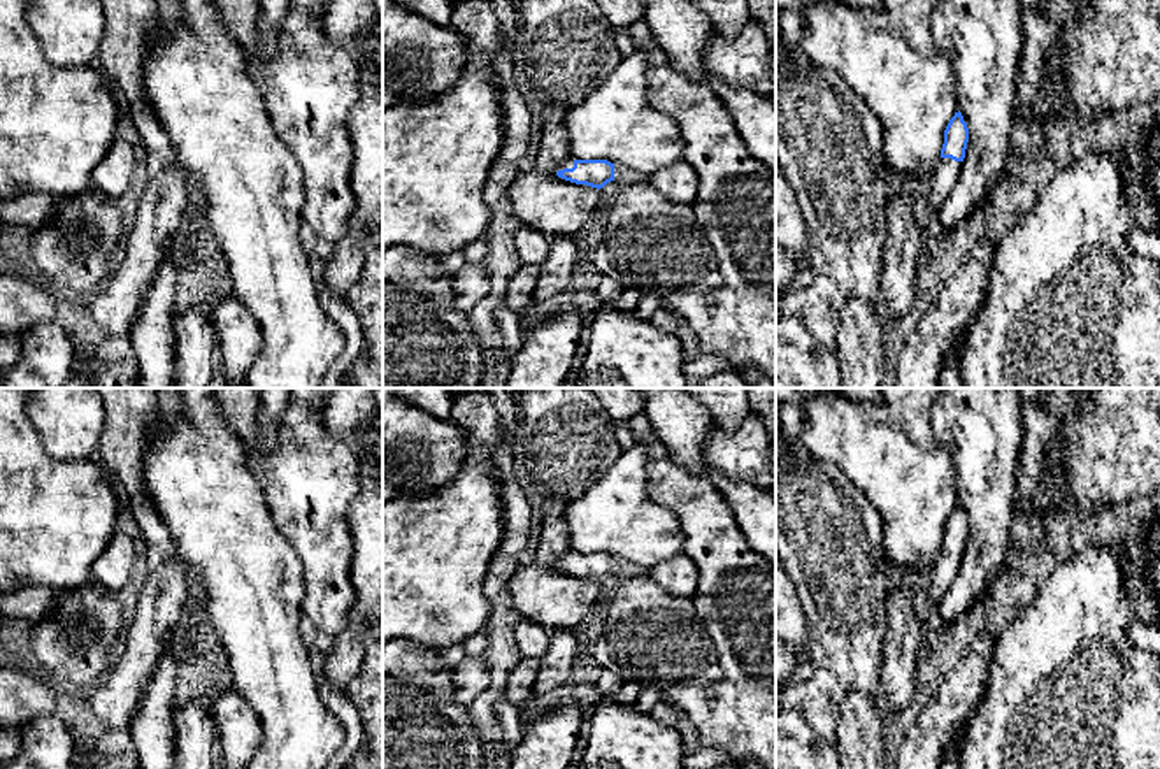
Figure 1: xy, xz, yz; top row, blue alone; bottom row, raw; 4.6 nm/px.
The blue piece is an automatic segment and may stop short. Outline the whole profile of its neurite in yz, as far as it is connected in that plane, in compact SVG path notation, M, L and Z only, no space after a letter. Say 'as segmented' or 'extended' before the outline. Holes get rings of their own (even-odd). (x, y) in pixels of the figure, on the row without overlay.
extended; M958 504L949 513L944 523L941 551L935 557L932 567L928 569L930 576L928 593L935 609L958 572L962 555L965 551L967 535L969 521L967 516L963 514L962 506Z

